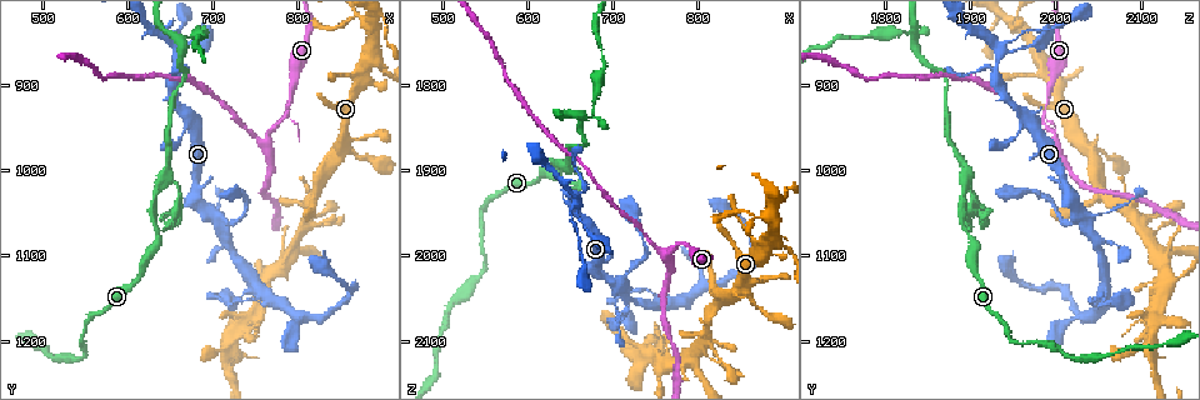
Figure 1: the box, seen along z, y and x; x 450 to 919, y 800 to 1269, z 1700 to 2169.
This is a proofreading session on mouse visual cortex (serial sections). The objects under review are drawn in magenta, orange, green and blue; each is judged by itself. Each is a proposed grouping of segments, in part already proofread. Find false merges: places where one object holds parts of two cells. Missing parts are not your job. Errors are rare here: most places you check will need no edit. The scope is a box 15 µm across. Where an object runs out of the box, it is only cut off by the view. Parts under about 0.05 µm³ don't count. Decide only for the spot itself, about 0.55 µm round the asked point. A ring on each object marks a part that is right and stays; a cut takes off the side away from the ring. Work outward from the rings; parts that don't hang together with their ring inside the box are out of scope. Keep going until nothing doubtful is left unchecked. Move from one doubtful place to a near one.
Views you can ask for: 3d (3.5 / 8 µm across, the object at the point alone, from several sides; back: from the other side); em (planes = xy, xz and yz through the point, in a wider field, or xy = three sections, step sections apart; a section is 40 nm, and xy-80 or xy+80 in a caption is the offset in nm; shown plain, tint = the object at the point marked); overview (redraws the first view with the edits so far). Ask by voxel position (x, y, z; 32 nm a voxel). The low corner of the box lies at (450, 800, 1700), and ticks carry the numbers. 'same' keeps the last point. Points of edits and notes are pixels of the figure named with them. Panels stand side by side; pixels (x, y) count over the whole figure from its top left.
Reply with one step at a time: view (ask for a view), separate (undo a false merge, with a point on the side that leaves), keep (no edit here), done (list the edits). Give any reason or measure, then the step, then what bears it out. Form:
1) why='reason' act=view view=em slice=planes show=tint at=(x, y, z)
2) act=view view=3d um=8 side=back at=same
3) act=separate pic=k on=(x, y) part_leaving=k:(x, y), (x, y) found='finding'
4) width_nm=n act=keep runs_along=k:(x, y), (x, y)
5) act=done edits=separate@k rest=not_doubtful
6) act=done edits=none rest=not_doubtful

why='three arms meet' act=view view=3d um=3.5 at=(765, 965, 2000)

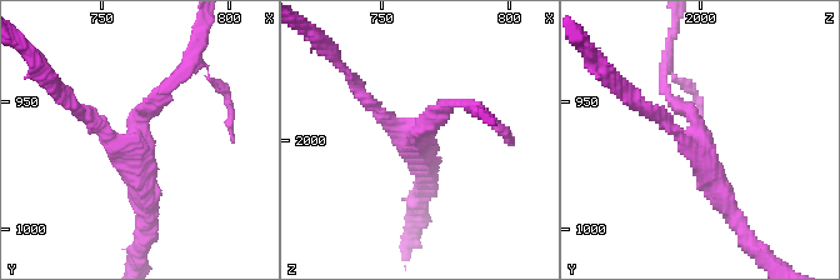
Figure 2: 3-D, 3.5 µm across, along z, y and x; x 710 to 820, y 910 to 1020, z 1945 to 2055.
arms=3 arm_widths_nm=150,200,300 act=view view=em slice=xy step=1 show=tint at=(761, 967, 1998)

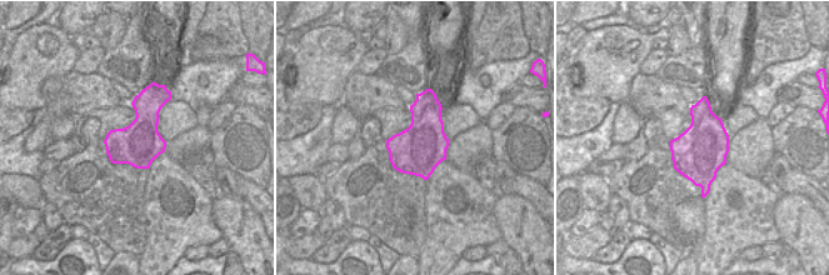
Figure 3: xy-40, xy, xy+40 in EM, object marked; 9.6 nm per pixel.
act=keep runs_along=2:(169, 84), (130, 145), (76, 106) found='continuous, no second cell'

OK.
why='calibre changes' act=view view=3d um=3.5 side=back at=(635, 1070, 1900)

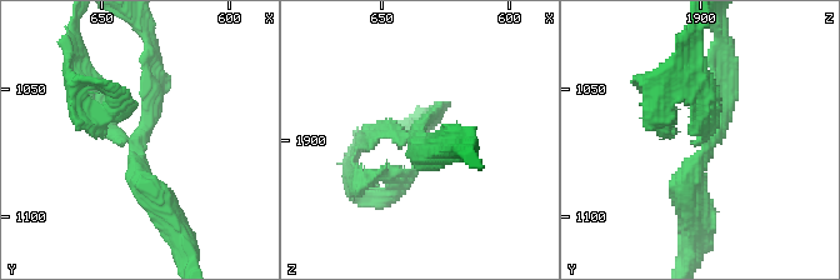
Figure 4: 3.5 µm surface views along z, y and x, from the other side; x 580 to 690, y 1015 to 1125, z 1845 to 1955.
arms=3 arm_widths_nm=100,200,350 act=view view=em slice=xy step=3 show=tint at=(635, 1073, 1897)

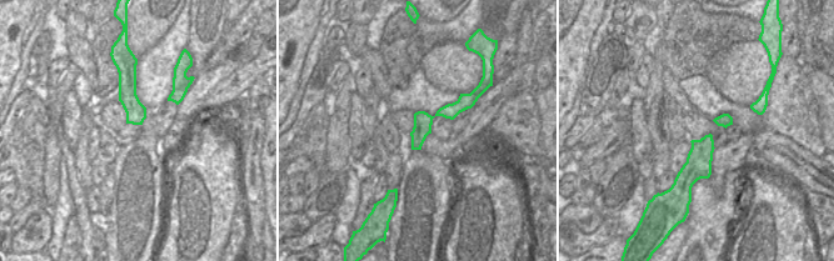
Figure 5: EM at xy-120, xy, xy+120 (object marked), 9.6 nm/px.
act=keep found='all the same cell'

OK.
act=view view=3d um=3.5 side=back at=(665, 845, 1840)

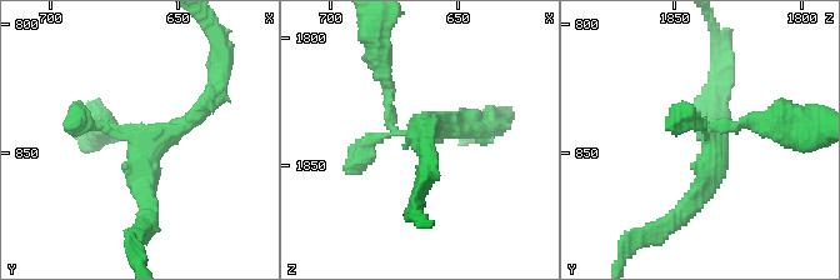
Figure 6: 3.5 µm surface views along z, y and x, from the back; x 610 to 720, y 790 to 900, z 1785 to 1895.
why='shape alone is not enough' act=view view=em slice=xy step=3 show=tint at=(665, 847, 1835)

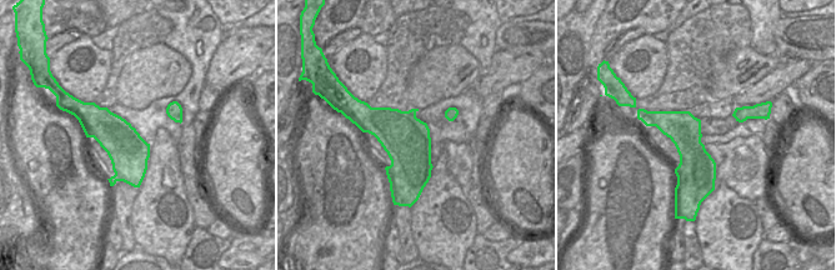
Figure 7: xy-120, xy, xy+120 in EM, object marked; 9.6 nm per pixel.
act=keep runs_along=6:(673, 218), (708, 180), (710, 126), (755, 123) found='all the same cell'

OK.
why='abrupt turn' act=view view=3d um=3.5 at=(660, 1045, 1905)

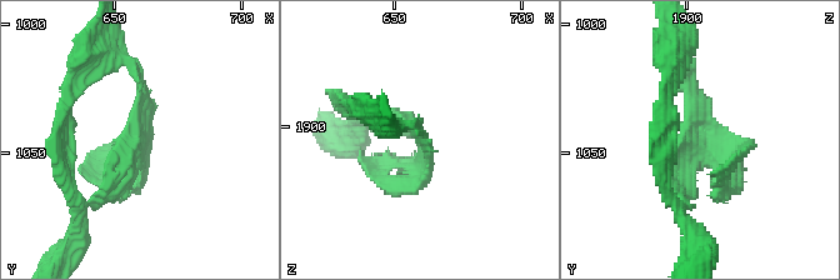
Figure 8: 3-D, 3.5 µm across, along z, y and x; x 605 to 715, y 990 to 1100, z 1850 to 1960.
why='now the EM' act=view view=em slice=xy step=5 show=tint at=(661, 1047, 1905)

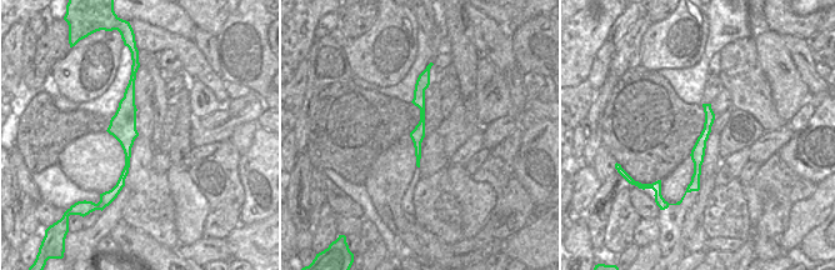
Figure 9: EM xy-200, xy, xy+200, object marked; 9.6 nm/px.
act=keep found='continuous, no second cell'

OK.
act=done edits=none rest=not_doubtful

